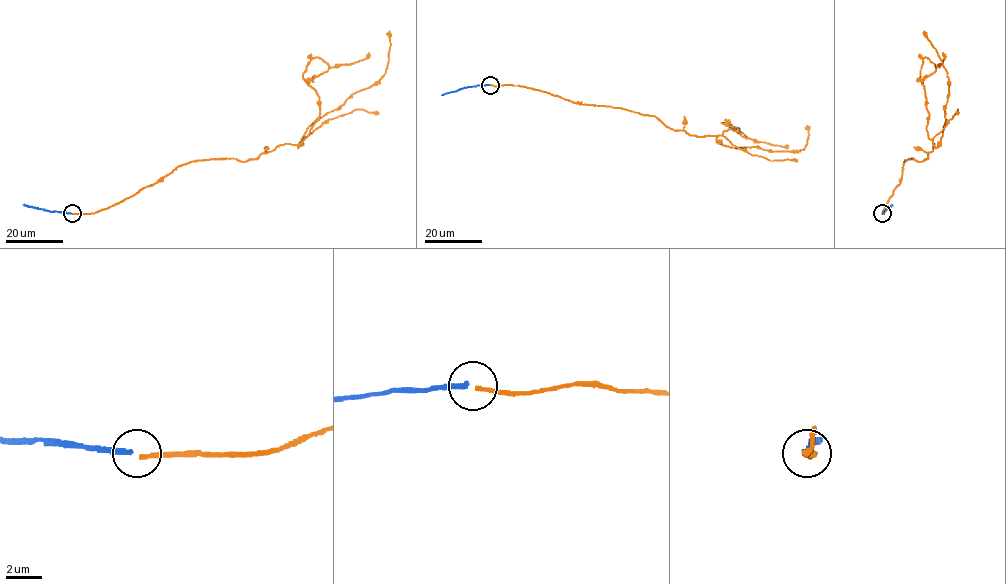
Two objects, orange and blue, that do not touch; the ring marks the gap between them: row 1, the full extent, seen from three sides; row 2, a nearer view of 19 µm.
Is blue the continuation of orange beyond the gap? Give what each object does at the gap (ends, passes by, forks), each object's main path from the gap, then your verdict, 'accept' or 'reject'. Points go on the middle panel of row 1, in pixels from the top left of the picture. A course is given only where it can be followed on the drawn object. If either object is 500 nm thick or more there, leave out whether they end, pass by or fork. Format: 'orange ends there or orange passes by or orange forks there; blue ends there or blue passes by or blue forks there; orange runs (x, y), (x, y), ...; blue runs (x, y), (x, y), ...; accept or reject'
orange ends there; blue ends there; orange runs (490, 85), (528, 87), (574, 102), (653, 115), (691, 135), (739, 130), (721, 122), (749, 138), (787, 145); blue runs (490, 84), (464, 87), (441, 95); reject

